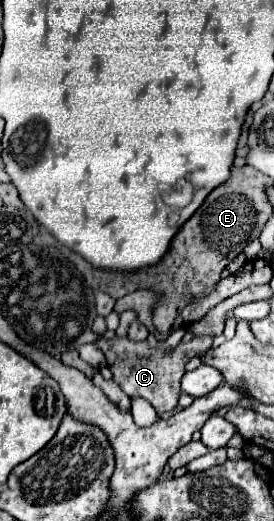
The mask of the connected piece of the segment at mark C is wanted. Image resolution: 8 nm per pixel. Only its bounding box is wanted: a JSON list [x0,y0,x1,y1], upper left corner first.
[98,336,212,416]

